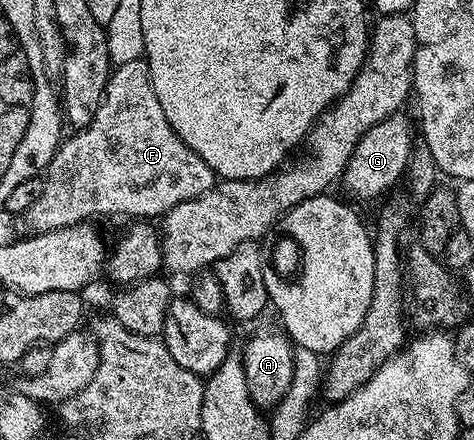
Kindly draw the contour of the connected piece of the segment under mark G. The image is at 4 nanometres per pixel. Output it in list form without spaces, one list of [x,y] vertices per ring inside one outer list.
[[[403,112],[390,114],[359,137],[357,148],[353,148],[353,156],[349,156],[349,164],[341,179],[341,187],[348,194],[348,199],[360,198],[367,202],[370,198],[379,198],[398,178],[400,181],[406,175],[413,141],[411,122],[405,115]]]

